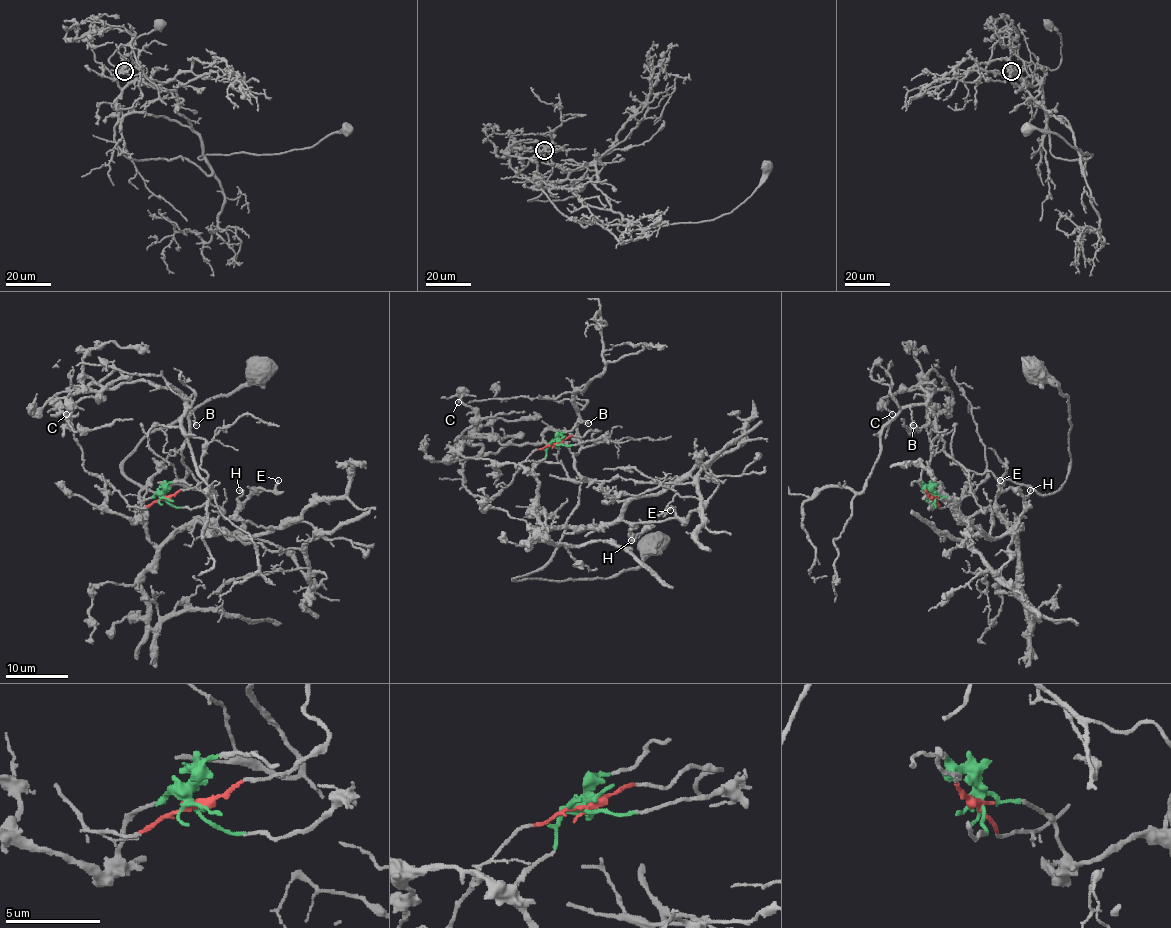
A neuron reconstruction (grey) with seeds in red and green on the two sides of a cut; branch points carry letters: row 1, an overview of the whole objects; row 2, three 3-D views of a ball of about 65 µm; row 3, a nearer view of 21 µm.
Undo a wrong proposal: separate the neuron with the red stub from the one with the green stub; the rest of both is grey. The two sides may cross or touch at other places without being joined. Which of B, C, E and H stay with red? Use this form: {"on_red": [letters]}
{"on_red": ["B", "C"]}

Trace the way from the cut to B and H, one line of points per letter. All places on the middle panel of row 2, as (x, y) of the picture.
B: (555, 442), (599, 430), (593, 435), (597, 442), (582, 446), (577, 424), (580, 421), (588, 424)
H: (555, 442), (532, 469), (538, 519), (554, 526), (602, 526), (622, 520), (635, 528), (631, 540)

